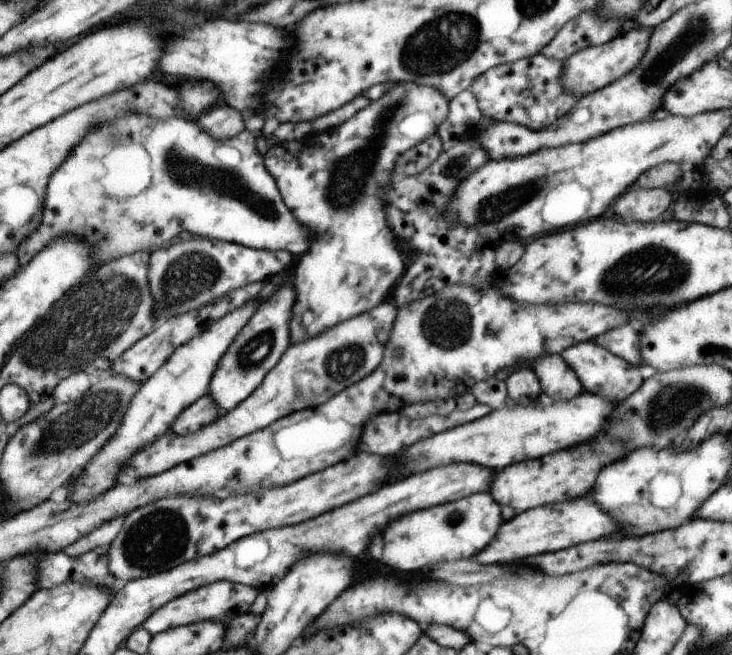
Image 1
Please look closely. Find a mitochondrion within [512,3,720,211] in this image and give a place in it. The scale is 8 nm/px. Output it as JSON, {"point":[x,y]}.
{"point":[663,59]}

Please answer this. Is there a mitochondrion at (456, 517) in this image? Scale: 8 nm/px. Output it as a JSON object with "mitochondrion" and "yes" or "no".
{"mitochondrion":"yes"}

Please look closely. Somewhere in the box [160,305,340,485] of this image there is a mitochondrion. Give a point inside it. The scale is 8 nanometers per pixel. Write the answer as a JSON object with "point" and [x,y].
{"point":[259,345]}

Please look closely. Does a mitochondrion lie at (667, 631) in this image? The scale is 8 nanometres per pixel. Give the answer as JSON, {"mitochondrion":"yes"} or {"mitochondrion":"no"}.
{"mitochondrion":"no"}

